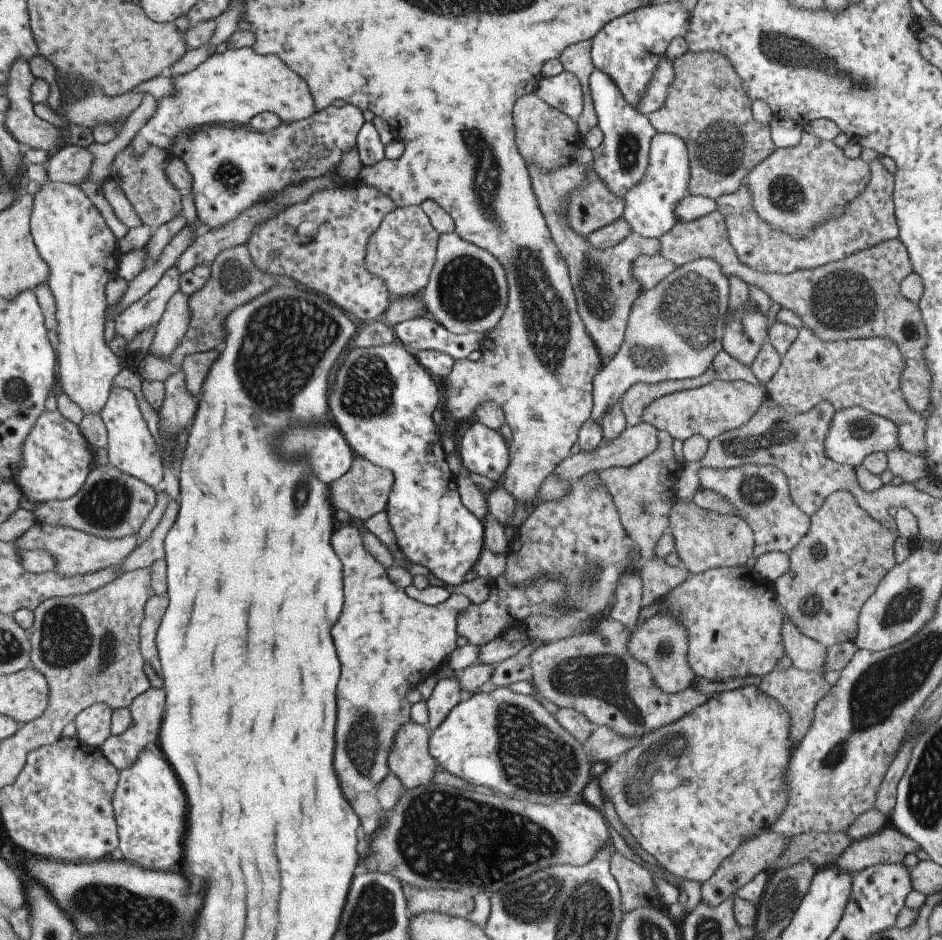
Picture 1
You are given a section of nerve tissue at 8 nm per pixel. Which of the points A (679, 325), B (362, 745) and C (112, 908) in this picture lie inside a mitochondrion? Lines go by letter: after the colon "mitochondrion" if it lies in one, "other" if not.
A: mitochondrion
B: mitochondrion
C: mitochondrion

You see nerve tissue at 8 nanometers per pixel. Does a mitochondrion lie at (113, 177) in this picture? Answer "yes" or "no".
no

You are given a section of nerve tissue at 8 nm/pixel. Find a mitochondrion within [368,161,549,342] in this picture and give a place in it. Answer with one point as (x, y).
(467, 291)

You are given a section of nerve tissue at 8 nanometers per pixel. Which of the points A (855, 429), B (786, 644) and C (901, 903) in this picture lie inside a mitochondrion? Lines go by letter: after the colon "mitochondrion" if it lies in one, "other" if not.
A: mitochondrion
B: other
C: other

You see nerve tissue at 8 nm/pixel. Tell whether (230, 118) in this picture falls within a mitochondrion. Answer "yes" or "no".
no

